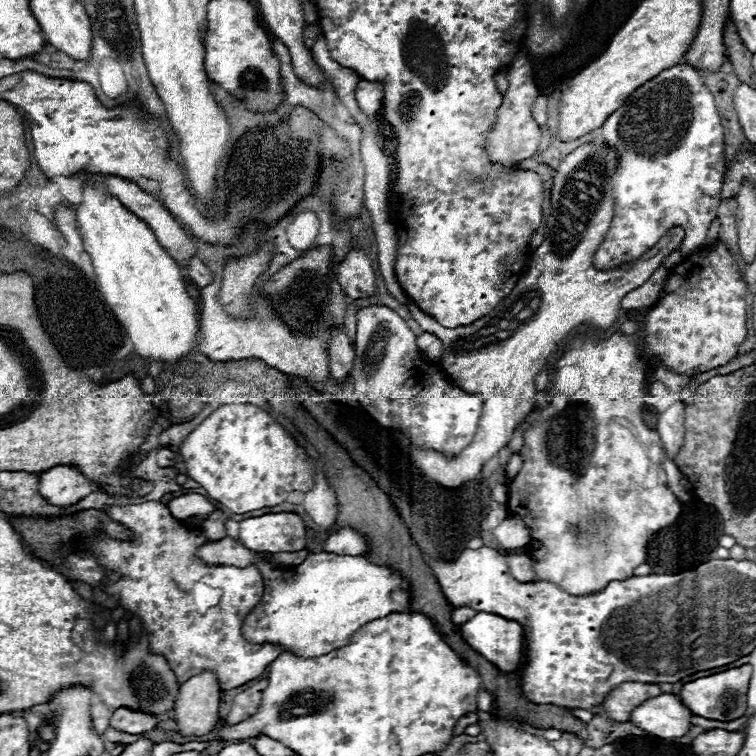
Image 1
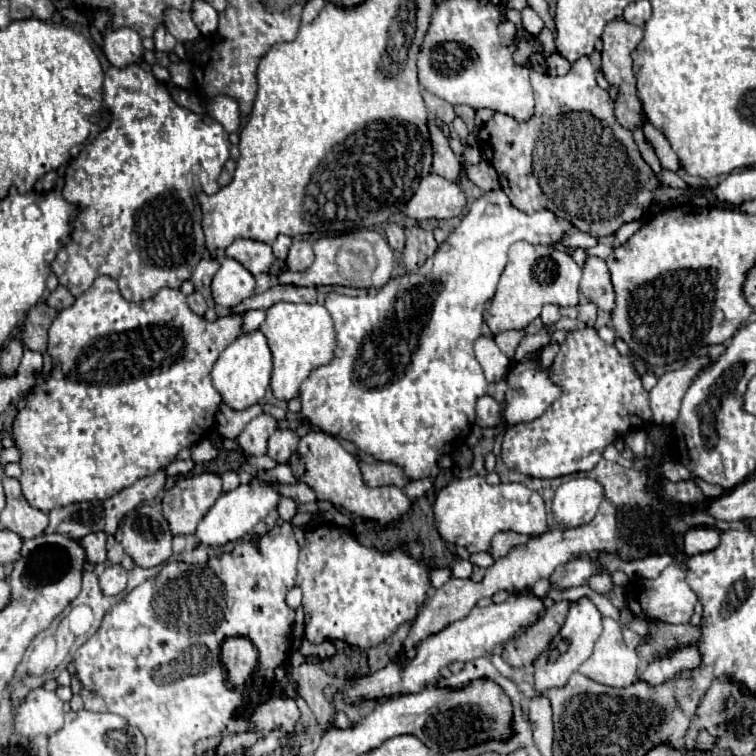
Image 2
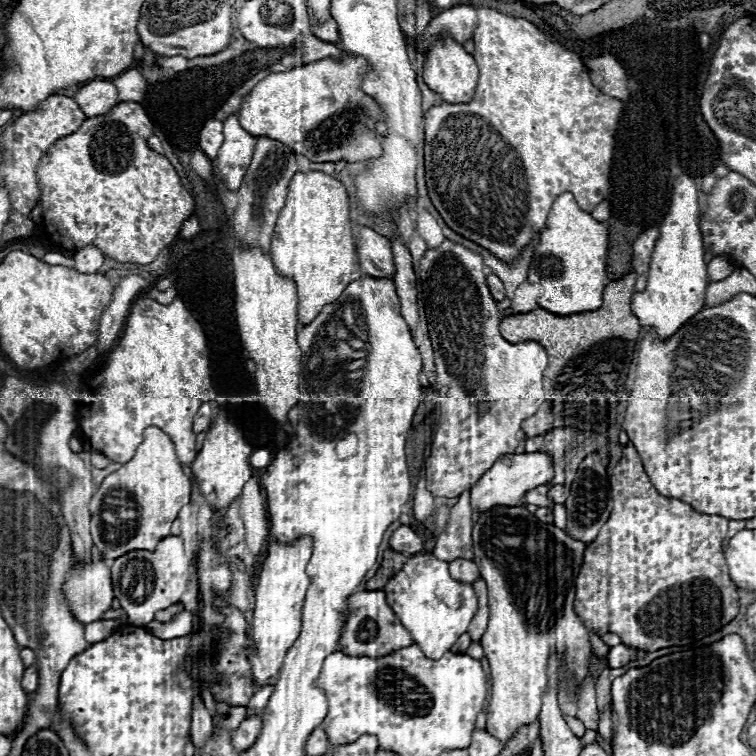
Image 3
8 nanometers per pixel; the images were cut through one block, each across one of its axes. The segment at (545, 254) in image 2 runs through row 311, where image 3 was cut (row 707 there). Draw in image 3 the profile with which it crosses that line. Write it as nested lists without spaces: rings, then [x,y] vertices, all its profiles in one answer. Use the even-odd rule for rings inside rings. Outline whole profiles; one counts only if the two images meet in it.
[[[496,506],[484,514],[474,524],[474,562],[480,568],[480,576],[488,586],[488,606],[490,620],[488,628],[480,640],[484,648],[484,656],[490,664],[492,676],[492,696],[488,706],[486,730],[502,744],[506,744],[522,726],[538,720],[542,696],[548,686],[548,658],[552,654],[560,654],[566,660],[566,682],[568,696],[578,698],[580,686],[588,674],[590,664],[590,638],[588,630],[582,626],[574,612],[574,582],[582,564],[582,554],[586,544],[572,540],[564,530],[540,522],[532,512],[524,506]]]

